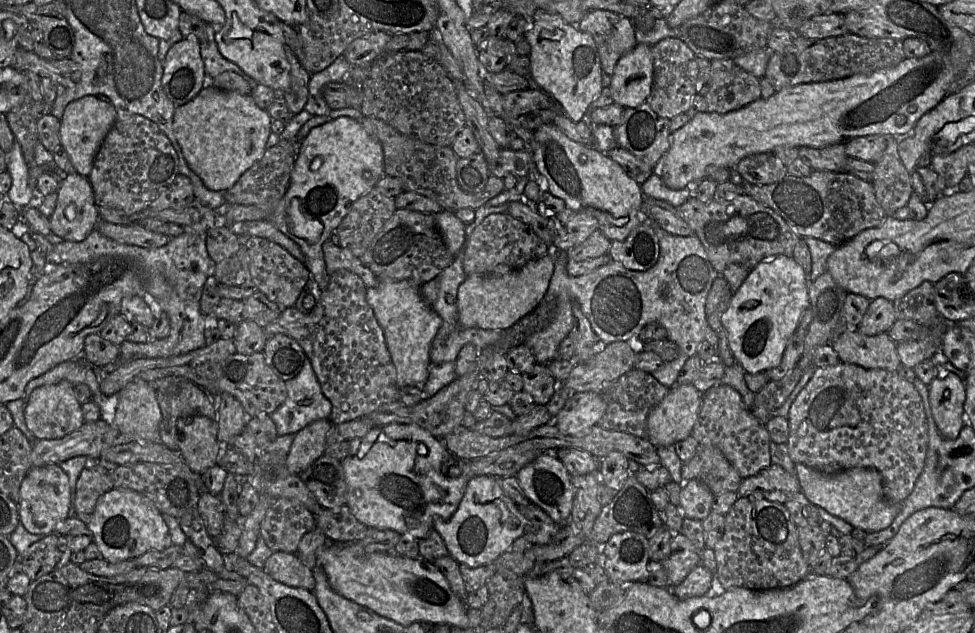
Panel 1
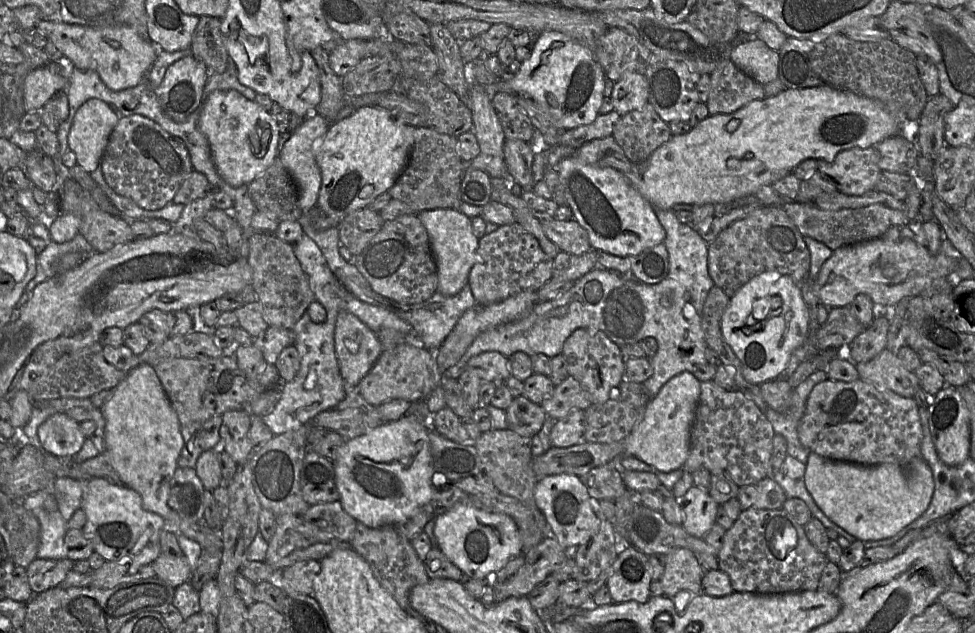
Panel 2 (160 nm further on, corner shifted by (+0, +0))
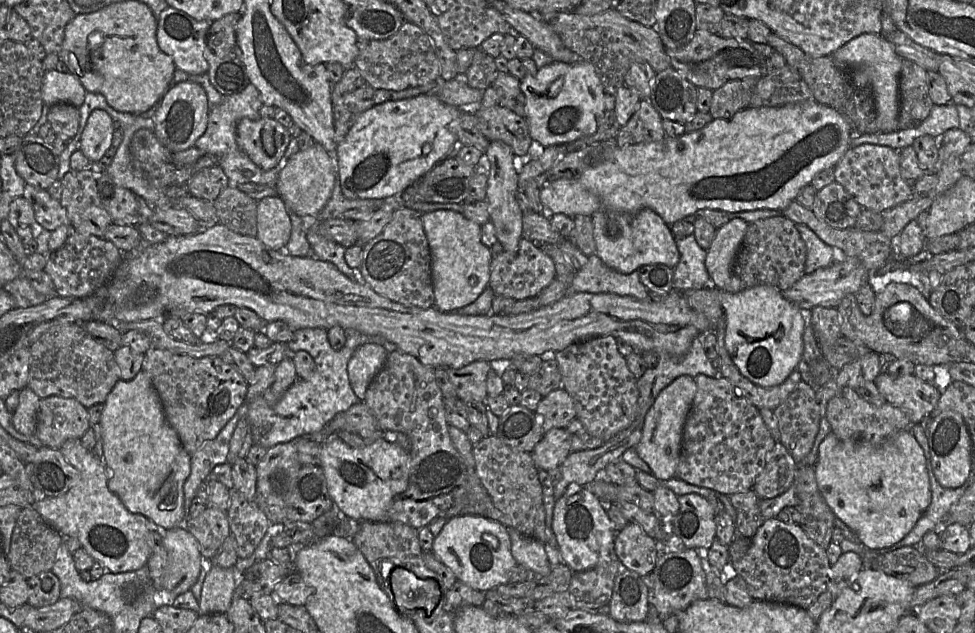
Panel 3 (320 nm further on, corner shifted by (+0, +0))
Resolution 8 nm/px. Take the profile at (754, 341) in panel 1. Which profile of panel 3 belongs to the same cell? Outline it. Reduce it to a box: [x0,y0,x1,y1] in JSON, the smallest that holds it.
[721,285,805,387]

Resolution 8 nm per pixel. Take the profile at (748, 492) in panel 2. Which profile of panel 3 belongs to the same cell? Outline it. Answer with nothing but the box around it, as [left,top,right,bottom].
[728,489,765,538]

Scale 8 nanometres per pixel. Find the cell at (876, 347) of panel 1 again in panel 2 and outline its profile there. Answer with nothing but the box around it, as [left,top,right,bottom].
[856,348,921,398]

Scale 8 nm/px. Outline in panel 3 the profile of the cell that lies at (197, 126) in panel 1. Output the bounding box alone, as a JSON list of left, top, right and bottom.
[237,118,292,170]

